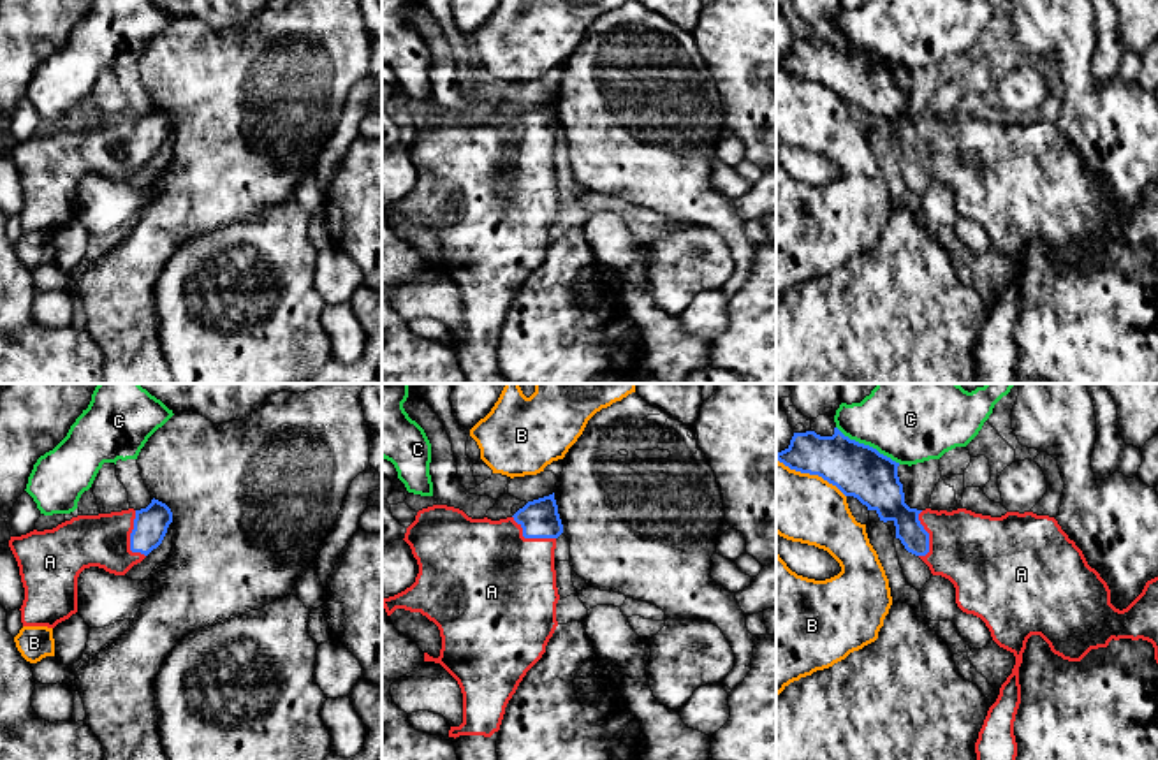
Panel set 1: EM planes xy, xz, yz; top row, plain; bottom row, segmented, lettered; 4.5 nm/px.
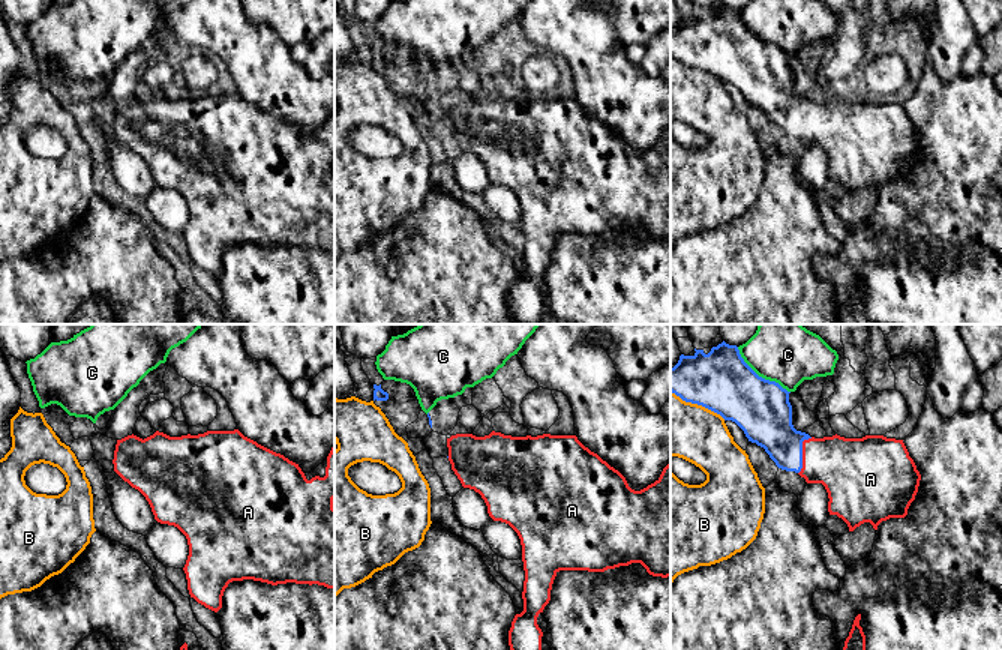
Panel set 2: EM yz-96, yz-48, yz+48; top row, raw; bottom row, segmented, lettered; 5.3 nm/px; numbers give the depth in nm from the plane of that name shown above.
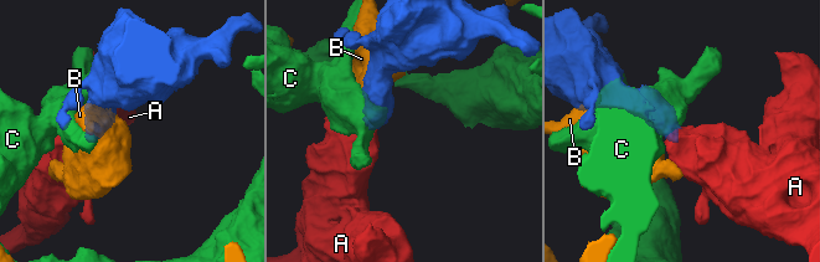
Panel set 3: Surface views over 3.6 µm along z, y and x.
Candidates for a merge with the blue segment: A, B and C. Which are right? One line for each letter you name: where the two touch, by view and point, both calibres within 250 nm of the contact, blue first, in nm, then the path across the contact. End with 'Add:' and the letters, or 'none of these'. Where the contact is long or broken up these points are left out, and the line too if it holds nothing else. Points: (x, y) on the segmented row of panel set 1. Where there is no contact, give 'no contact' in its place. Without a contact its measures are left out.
A: xy (131, 537) | 160/240 nm | across xy (150, 525), (131, 537), (102, 540)
Add: A

